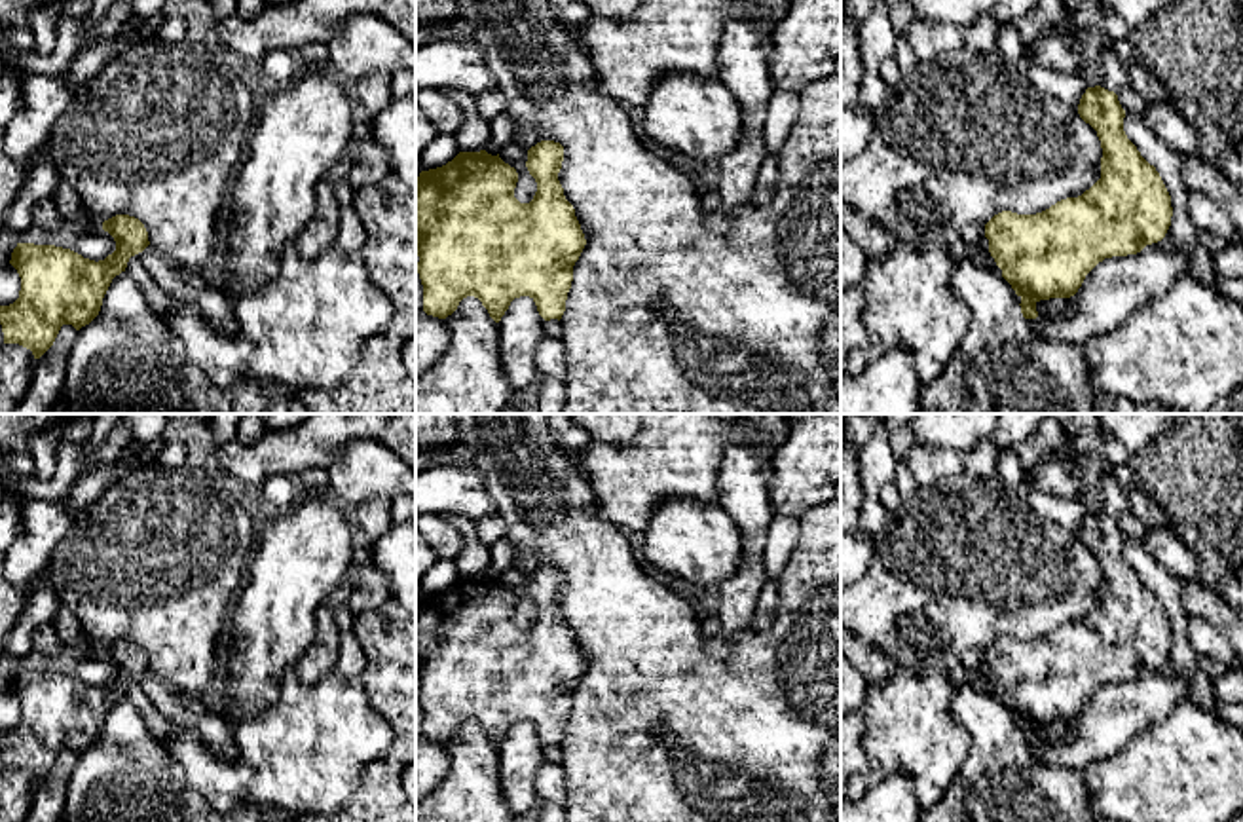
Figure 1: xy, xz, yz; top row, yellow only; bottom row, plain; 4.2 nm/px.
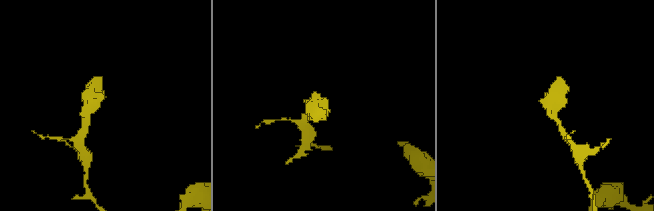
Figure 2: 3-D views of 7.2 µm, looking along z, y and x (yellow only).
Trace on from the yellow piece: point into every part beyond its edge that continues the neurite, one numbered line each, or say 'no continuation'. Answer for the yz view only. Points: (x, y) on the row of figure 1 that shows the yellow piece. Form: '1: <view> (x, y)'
no continuation

